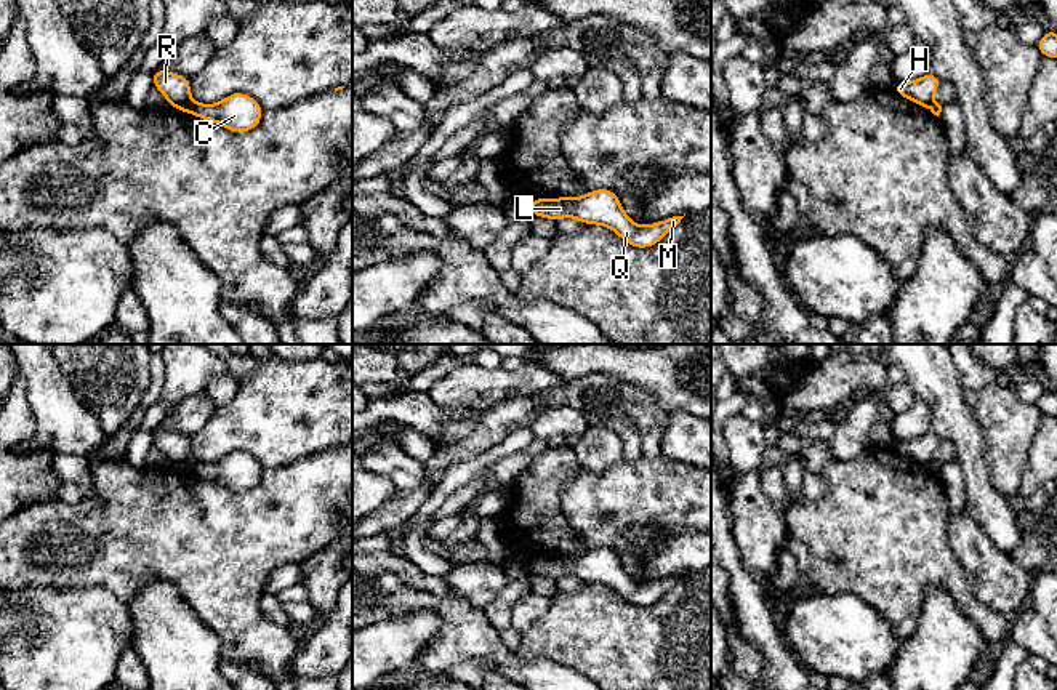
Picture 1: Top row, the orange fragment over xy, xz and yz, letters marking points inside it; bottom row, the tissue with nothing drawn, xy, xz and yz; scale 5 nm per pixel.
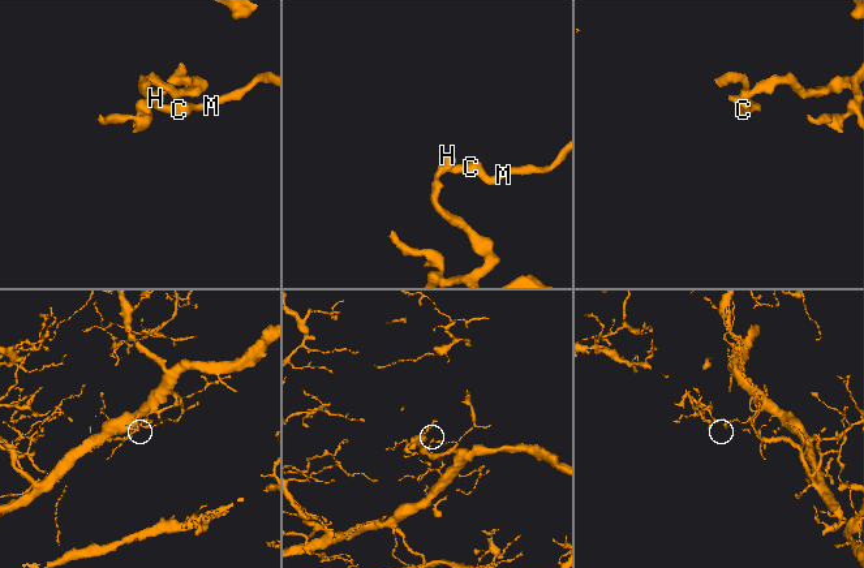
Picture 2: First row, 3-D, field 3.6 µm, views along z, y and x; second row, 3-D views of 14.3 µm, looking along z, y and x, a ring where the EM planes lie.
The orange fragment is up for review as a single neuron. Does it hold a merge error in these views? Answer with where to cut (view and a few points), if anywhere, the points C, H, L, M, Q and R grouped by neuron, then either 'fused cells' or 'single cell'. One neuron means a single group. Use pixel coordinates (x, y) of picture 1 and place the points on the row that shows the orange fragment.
cut in xy along (191, 100), (173, 106); C L M Q / H R; fused cells

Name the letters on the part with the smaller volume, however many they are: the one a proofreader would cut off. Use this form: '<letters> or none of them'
C, L, M, Q

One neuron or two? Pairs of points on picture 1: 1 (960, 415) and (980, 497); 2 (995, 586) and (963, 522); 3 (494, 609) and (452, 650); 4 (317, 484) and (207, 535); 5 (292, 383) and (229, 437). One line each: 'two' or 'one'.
1: one
2: one
3: two
4: one
5: one

